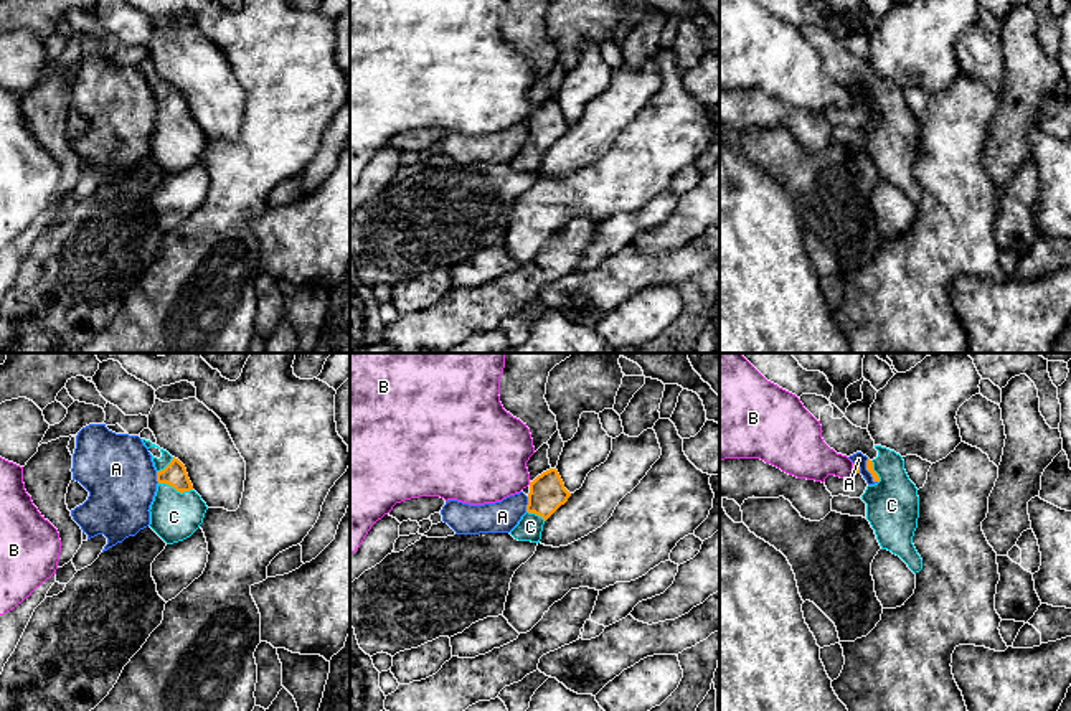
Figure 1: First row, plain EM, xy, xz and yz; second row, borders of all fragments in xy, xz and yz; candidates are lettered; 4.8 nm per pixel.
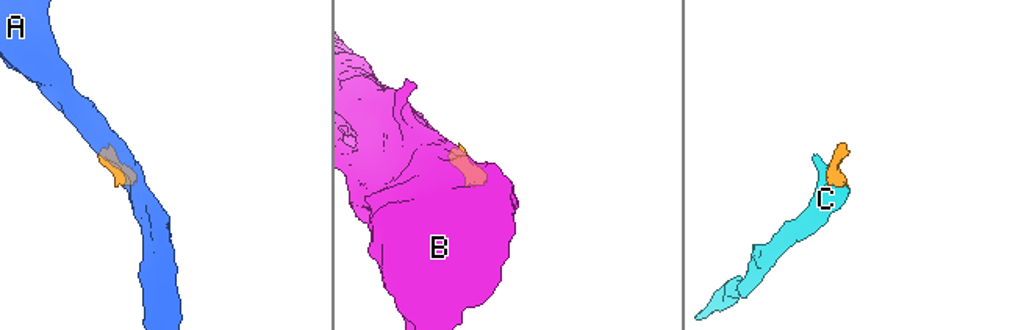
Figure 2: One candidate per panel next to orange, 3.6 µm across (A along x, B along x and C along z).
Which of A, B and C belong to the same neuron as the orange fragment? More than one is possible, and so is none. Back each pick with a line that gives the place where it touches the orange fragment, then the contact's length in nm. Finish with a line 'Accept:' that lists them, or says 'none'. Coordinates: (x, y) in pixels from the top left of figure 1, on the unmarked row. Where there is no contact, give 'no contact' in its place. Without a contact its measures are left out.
C: contact xy (175, 119); length 170 nm
Accept: C

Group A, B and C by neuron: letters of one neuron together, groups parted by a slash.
A / B / C

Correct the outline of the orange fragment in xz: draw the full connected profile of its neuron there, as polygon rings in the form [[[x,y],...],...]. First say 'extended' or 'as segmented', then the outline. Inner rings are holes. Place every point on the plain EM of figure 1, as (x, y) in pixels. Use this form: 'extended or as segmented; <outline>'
extended; [[[550,99],[530,112],[526,144],[510,165],[518,172],[540,173],[545,152],[568,132],[571,124],[556,99]]]

